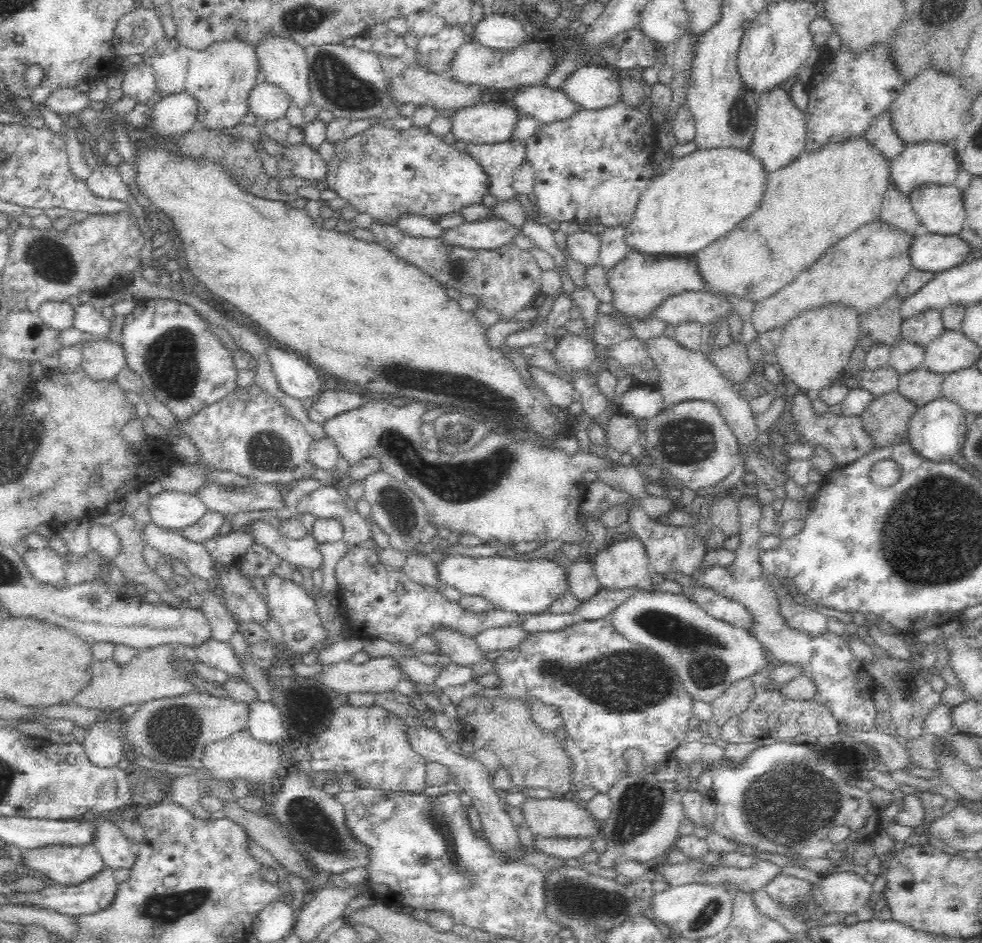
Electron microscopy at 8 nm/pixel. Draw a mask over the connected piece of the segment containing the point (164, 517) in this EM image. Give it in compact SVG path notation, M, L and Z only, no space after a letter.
M171 490L152 496L149 511L156 526L174 531L196 524L208 512L207 505L196 494Z

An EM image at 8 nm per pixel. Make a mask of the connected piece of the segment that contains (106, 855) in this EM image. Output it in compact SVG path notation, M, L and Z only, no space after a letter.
M96 816L98 821L98 832L95 838L95 845L100 856L103 858L108 869L118 870L120 868L131 869L139 855L139 843L132 842L126 838L108 816Z

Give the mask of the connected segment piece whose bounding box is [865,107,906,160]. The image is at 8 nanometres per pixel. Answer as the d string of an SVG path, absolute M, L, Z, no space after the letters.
M890 107L876 115L865 132L868 134L868 140L878 144L883 149L884 155L892 160L901 154L906 144L900 133L894 129Z

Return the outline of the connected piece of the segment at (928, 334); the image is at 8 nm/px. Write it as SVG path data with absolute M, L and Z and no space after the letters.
M927 308L924 312L903 320L901 324L902 337L918 344L927 345L944 330L940 308Z

